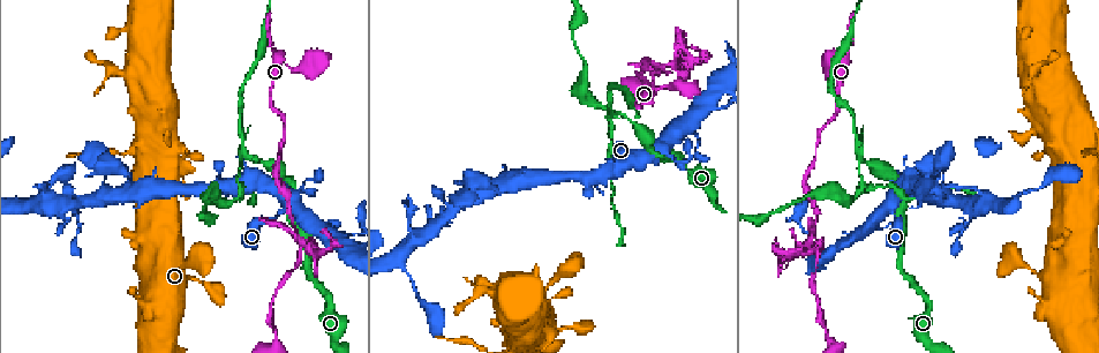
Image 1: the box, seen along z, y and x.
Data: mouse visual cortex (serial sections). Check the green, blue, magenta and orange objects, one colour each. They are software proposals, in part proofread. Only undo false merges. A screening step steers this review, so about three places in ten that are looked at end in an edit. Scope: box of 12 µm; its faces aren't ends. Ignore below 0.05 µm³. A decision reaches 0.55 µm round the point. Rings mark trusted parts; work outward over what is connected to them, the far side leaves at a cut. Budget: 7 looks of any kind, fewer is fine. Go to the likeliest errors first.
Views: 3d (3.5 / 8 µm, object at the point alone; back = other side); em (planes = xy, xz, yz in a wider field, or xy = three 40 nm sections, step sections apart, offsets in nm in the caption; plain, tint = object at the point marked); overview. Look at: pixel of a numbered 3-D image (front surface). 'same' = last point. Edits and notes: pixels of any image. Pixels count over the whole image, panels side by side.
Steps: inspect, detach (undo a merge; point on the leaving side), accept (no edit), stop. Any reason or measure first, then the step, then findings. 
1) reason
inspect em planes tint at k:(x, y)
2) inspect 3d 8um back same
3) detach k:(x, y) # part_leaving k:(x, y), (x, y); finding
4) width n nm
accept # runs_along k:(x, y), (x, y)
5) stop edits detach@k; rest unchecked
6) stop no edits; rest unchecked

three arms meet
inspect 3d 8um at 1:(297, 231)

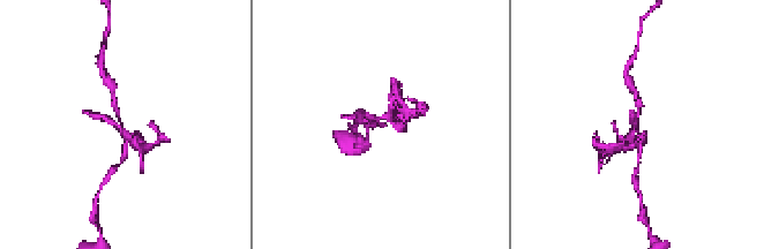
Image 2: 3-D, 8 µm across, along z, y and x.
inspect 3d 3.5um at 2:(122, 123)

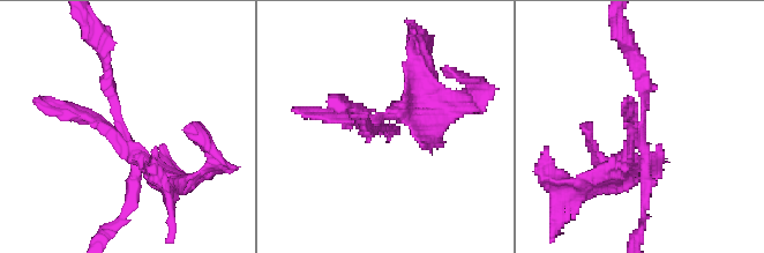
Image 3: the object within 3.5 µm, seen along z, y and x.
now the EM
inspect em xy step 1 tint at 3:(642, 129)

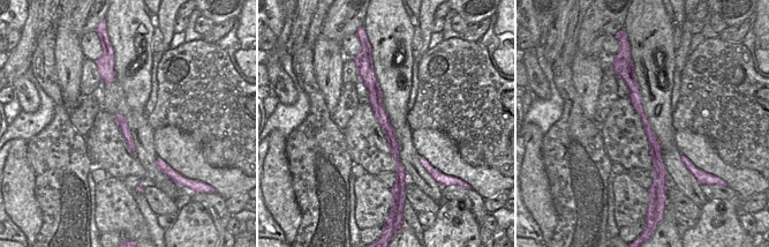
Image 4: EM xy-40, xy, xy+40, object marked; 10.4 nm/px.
detach 3:(158, 163) # part_leaving 3:(119, 138), (155, 180); two cells meet here

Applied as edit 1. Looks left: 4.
see it whole again
inspect overview

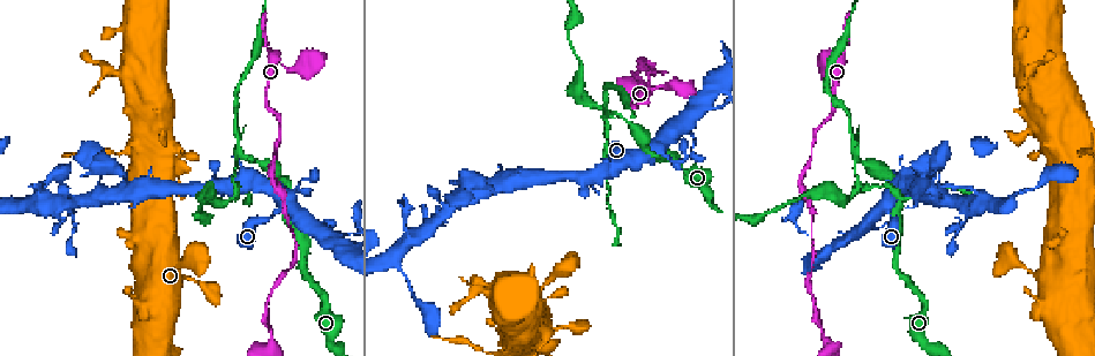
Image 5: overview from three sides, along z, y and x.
branch point
inspect 3d 8um at 5:(613, 112)

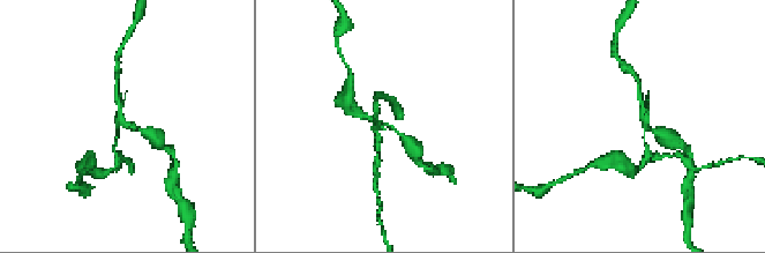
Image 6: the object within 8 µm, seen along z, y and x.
shape alone is not enough
inspect em xy step 1 tint at 6:(645, 119)

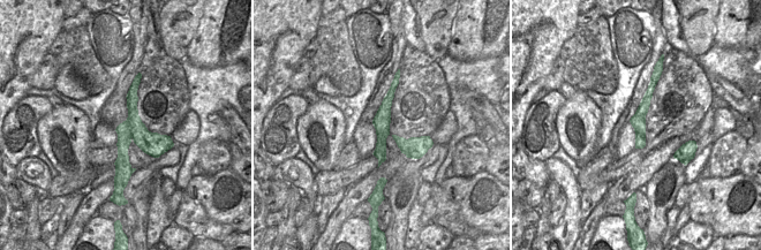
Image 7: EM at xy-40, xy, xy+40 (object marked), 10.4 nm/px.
detach 6:(118, 154) # part_leaving 6:(119, 124), (112, 170); a second cell is stuck on

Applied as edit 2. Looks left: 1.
stop edits detach@3, detach@6; rest unchecked

